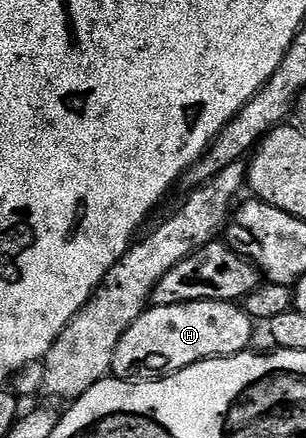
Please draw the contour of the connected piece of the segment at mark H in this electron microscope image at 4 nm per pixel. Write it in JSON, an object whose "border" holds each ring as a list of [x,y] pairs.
{"border":[[[201,301],[200,303],[182,303],[168,307],[151,307],[144,311],[133,325],[121,337],[117,345],[117,353],[113,353],[111,375],[116,379],[128,381],[150,381],[156,377],[173,375],[194,363],[206,359],[223,359],[227,355],[241,355],[248,350],[251,343],[251,327],[253,321],[247,316],[242,306],[235,303],[218,303],[217,301]]]}

